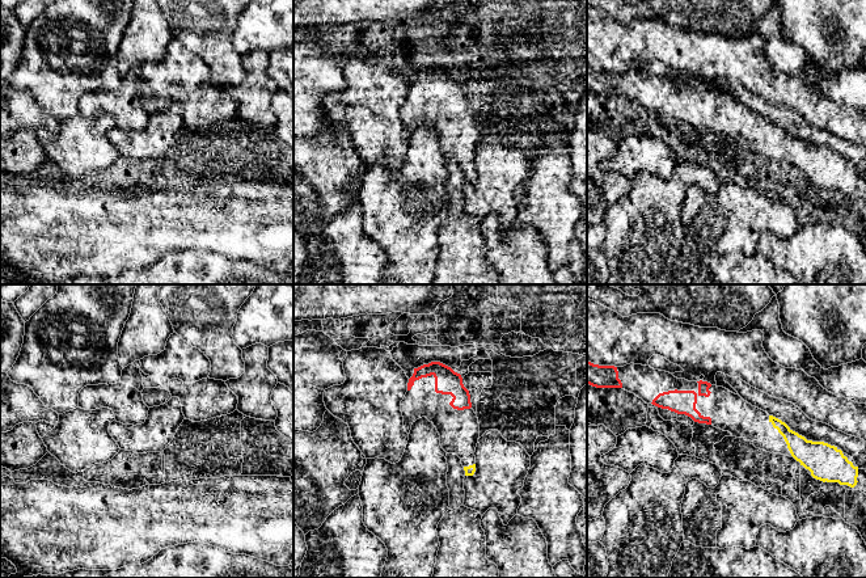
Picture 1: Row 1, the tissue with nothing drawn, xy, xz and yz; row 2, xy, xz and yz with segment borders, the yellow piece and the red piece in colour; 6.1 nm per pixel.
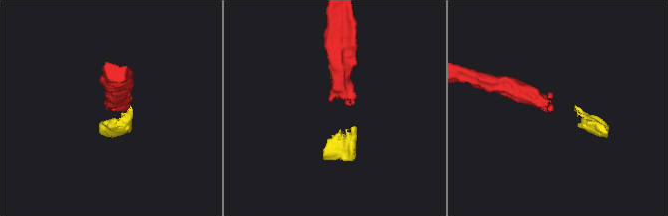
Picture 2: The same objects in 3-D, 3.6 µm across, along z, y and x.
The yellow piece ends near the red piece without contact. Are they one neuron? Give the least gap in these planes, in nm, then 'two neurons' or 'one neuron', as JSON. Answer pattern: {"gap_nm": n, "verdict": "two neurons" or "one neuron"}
{"gap_nm": 340, "verdict": "one neuron"}

